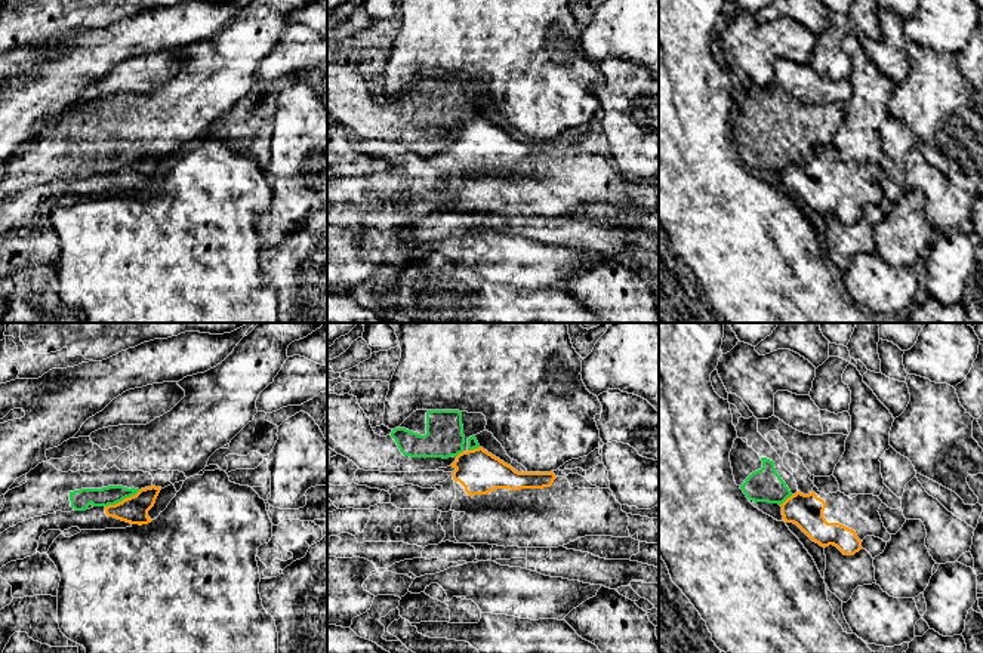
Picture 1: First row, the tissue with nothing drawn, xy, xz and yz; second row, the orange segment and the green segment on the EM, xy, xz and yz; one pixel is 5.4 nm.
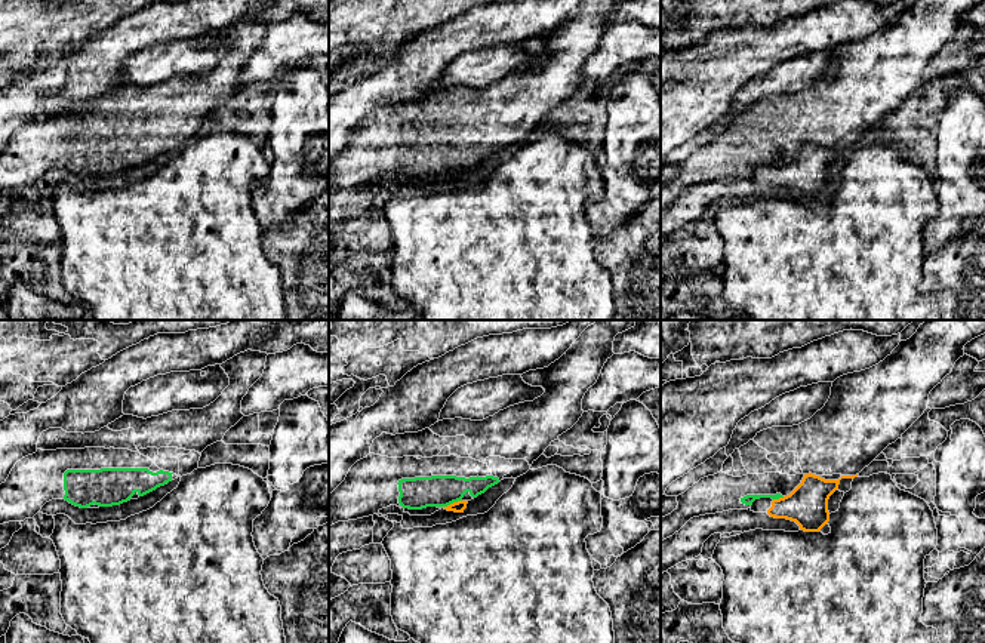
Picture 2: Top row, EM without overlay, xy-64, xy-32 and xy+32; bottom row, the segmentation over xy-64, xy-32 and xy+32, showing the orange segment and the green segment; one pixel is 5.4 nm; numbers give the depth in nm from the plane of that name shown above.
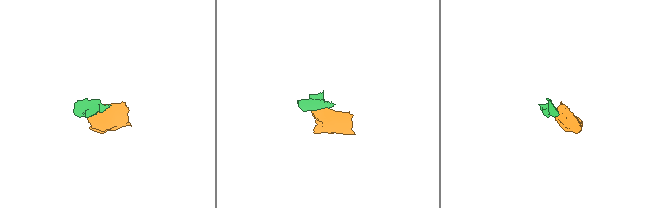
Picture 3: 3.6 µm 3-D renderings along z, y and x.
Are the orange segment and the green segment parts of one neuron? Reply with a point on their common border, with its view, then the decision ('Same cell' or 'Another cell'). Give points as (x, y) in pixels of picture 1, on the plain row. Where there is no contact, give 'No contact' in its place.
Touches orange at xy (123, 168). Another cell

